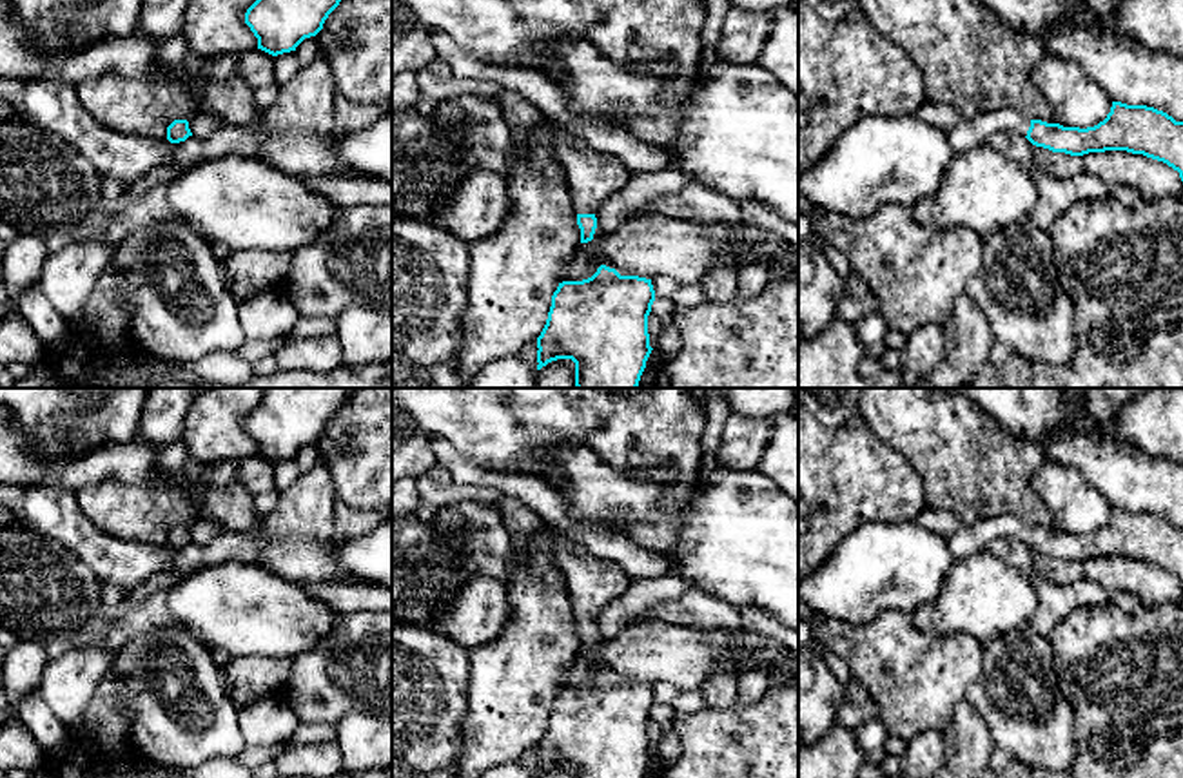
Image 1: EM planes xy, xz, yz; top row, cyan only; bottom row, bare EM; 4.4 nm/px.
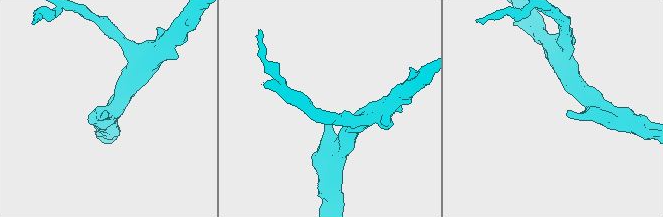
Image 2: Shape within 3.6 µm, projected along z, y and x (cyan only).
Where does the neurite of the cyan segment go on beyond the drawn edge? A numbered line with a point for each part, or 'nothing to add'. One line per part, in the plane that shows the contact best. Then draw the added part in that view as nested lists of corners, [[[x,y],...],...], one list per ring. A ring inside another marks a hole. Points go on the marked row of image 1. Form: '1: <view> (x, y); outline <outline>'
1: xz (592, 176); outline [[[544,112],[543,118],[544,125],[535,131],[535,136],[564,167],[575,214],[595,214],[606,198],[630,181],[633,172],[619,158],[588,147]]]

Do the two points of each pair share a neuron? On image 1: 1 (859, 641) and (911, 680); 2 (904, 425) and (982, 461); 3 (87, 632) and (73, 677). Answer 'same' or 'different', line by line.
1: same
2: same
3: different

